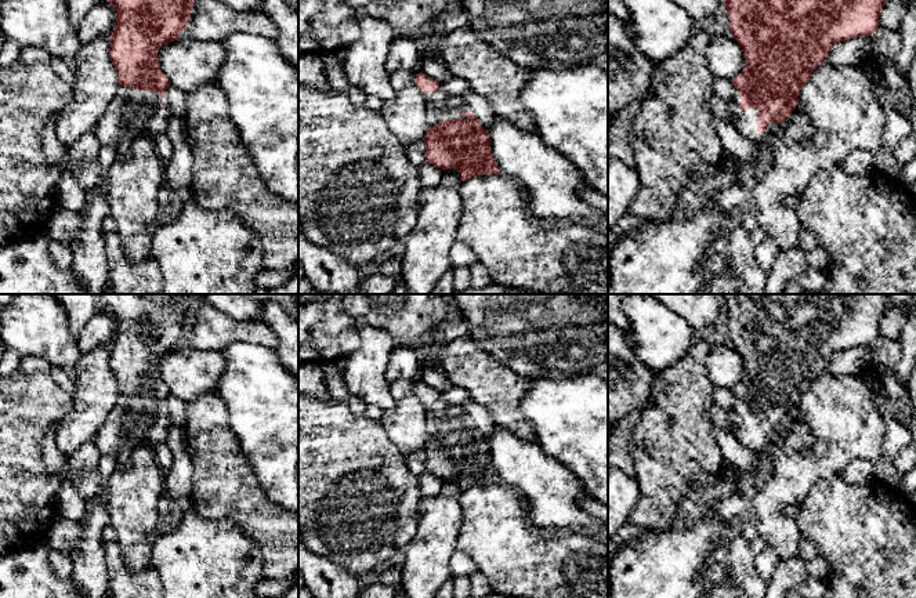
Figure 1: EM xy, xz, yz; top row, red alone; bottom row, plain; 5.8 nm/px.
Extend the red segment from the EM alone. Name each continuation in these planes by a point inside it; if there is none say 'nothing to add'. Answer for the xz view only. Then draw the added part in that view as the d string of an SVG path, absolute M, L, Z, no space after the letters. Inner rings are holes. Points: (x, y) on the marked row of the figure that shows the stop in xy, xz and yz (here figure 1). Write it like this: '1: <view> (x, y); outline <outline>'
1: xz (442, 105); outline M441 83L437 93L423 93L427 108L427 127L431 128L443 120L467 119L460 110L468 110L464 99L446 91Z

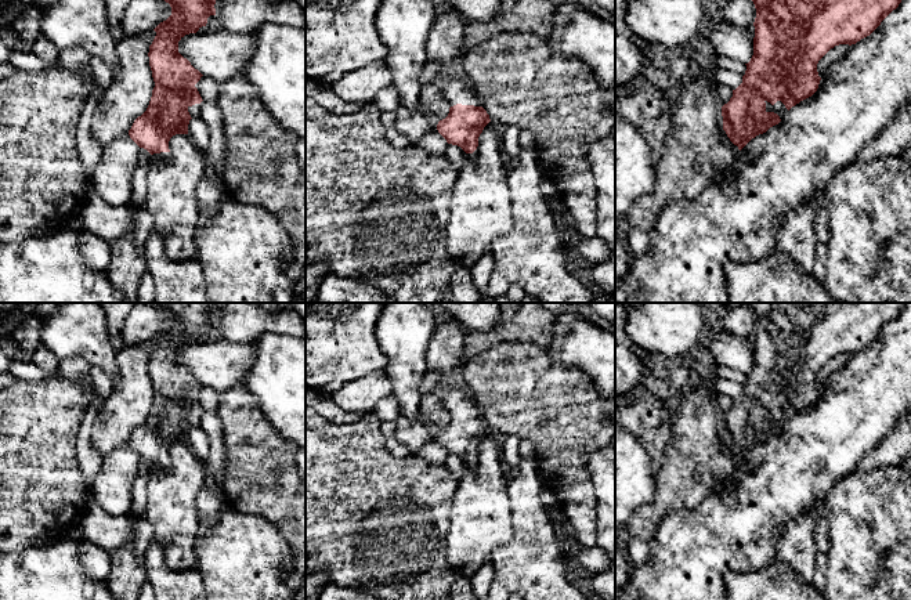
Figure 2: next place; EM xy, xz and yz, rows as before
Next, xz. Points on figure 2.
1: xz (455, 91); outline M449 80L440 90L449 108L456 104L482 106L481 98L467 80Z

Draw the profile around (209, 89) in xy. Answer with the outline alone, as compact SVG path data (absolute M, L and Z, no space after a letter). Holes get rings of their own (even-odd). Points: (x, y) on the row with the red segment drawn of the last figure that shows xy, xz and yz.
M202 76L200 80L195 84L195 87L198 88L205 102L217 104L220 95L220 84L216 80L207 76Z

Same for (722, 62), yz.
M717 54L711 55L711 58L713 59L716 68L719 68L719 69L734 71L734 72L740 73L741 76L745 75L745 71L746 71L745 64L733 61L730 58L726 58L726 57L722 57L722 55L717 55Z

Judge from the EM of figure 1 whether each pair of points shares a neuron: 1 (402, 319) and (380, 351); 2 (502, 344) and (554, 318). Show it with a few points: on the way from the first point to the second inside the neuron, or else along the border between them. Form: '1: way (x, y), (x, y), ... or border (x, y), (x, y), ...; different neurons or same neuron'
1: border (362, 321), (384, 329), (397, 344); different neurons
2: way (514, 332), (528, 318), (542, 318); same neuron

